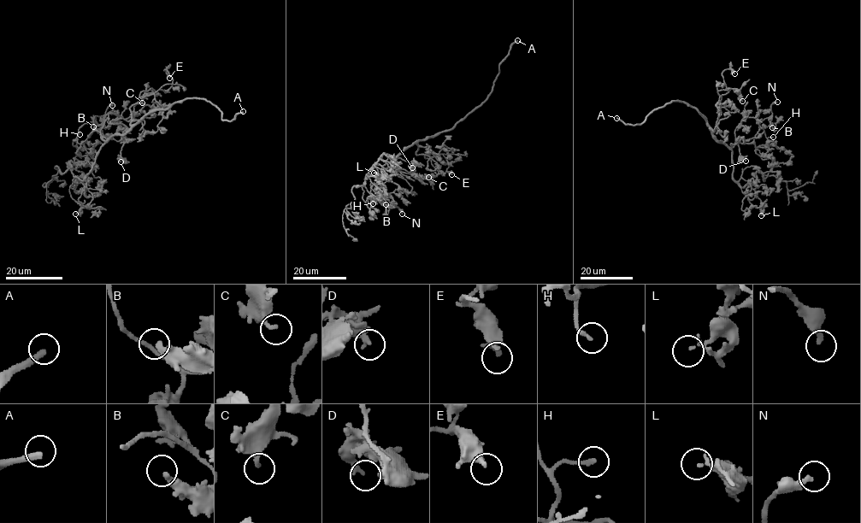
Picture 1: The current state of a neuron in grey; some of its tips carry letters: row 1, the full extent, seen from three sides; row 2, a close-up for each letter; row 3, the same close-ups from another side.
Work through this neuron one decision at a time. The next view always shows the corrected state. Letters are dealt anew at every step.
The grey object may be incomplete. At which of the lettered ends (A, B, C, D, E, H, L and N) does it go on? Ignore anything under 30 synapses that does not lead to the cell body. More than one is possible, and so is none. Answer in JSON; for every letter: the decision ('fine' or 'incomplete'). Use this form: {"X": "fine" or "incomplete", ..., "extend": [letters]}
{"A": "incomplete", "B": "fine", "C": "fine", "D": "fine", "E": "fine", "H": "incomplete", "L": "fine", "N": "fine", "extend": ["A", "H"]}

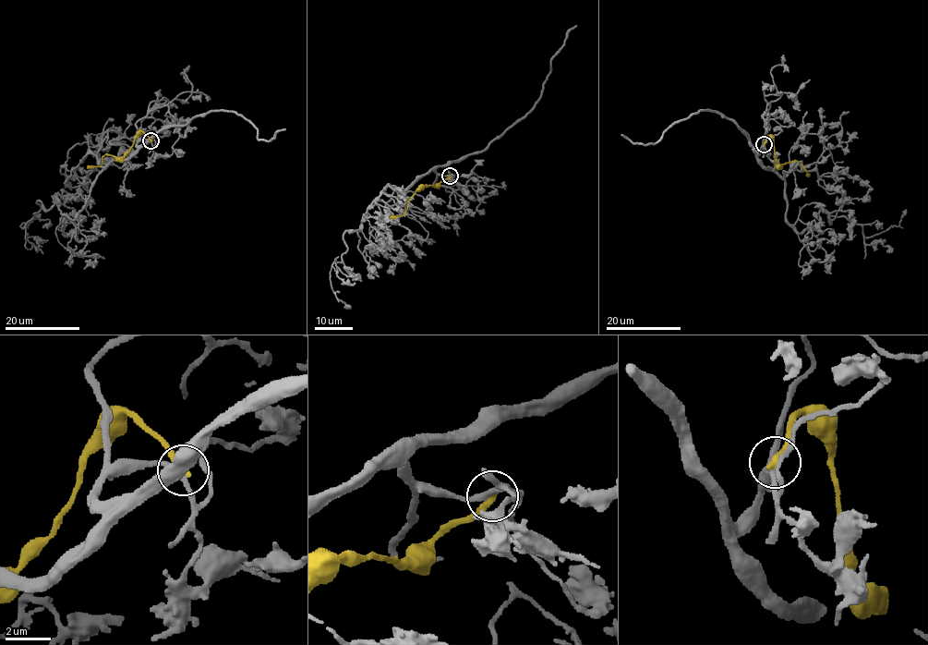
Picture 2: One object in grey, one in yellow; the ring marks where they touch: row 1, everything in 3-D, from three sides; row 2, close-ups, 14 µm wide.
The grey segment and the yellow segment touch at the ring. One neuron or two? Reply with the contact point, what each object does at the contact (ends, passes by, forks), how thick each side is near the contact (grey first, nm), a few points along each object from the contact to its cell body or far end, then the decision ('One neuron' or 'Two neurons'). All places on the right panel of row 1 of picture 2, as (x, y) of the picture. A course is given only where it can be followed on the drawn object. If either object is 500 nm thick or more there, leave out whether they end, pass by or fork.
Place: (764, 144). At the ring grey passes by. At the ring yellow ends. Thickness 240 nm (grey) against 340 nm. Course of grey: (764, 143), (757, 158), (785, 181), (798, 233), (825, 212), (873, 236), (906, 209). Course of yellow: (764, 143), (768, 136), (773, 141), (777, 164), (799, 162), (809, 176). Two neurons

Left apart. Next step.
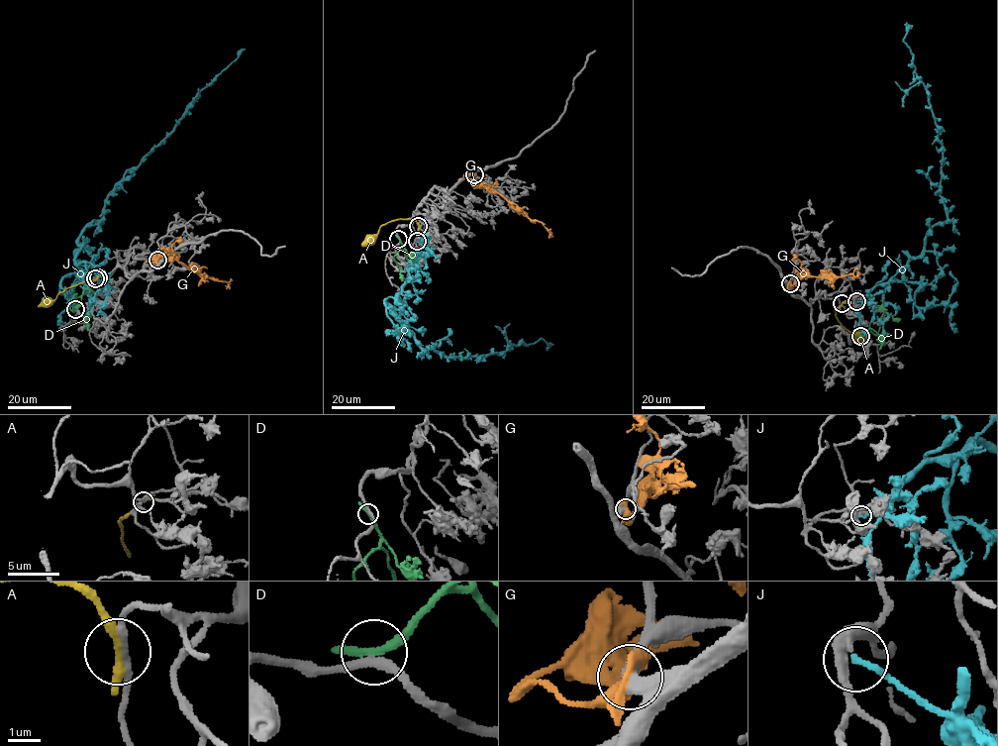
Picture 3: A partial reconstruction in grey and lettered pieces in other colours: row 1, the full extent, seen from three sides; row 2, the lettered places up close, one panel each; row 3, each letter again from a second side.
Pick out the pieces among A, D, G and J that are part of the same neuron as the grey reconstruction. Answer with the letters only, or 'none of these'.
D

